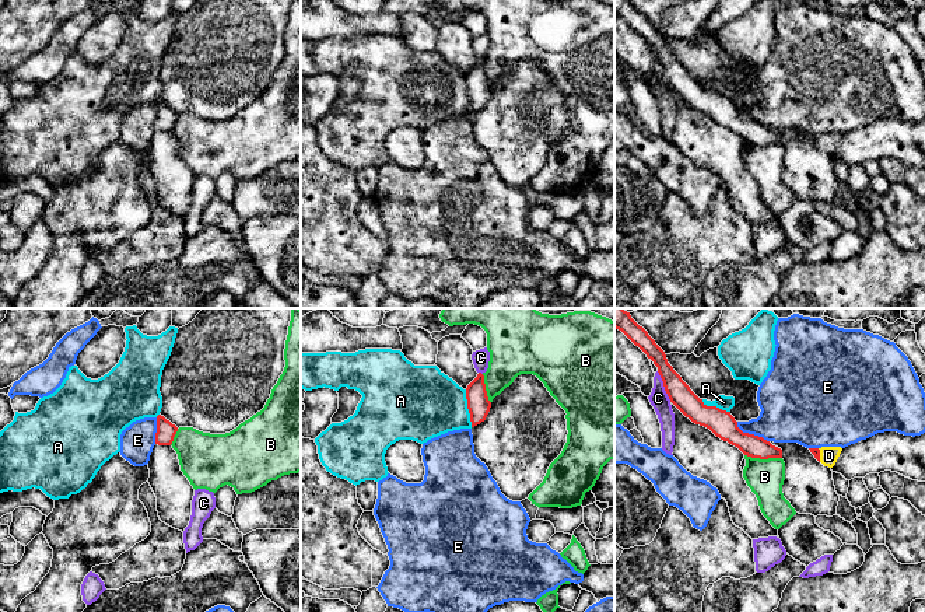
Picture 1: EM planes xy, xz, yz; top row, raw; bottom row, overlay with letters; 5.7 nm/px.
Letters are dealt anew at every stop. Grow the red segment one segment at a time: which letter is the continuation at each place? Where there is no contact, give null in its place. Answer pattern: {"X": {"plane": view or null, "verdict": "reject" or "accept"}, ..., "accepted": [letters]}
{"A": {"plane": "xz", "verdict": "reject"}, "B": {"plane": "yz", "verdict": "reject"}, "C": {"plane": "yz", "verdict": "reject"}, "D": {"plane": "yz", "verdict": "accept"}, "E": {"plane": "yz", "verdict": "reject"}, "accepted": ["D"]}

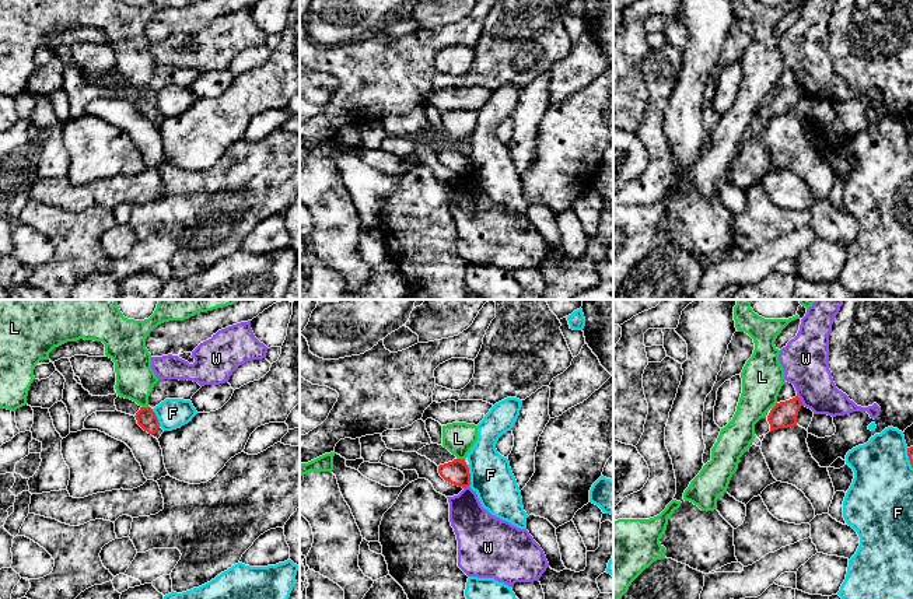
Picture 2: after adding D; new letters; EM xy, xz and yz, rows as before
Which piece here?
{"F": {"plane": "xz", "verdict": "reject"}, "L": {"plane": "xy", "verdict": "reject"}, "W": {"plane": "yz", "verdict": "reject"}, "accepted": []}

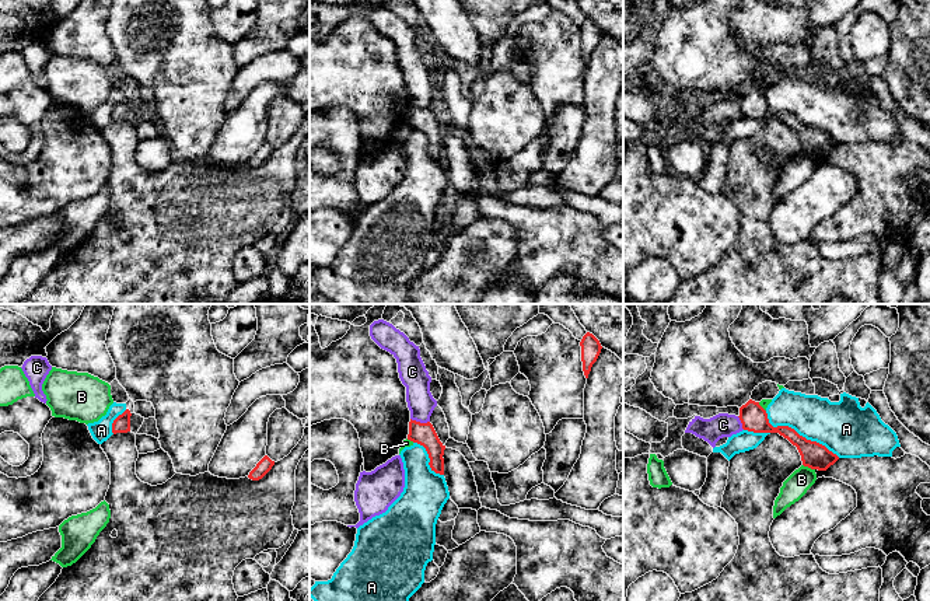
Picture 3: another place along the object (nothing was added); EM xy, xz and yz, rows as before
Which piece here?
{"A": {"plane": "yz", "verdict": "reject"}, "B": {"plane": "yz", "verdict": "reject"}, "C": {"plane": "xz", "verdict": "reject"}, "accepted": []}

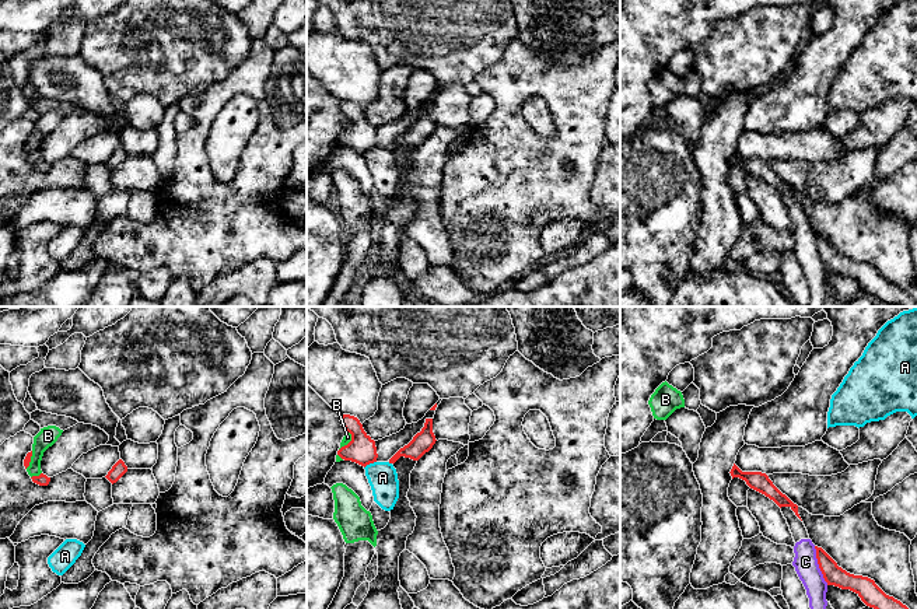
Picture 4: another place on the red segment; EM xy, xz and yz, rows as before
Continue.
{"A": {"plane": "xz", "verdict": "reject"}, "B": {"plane": "xy", "verdict": "reject"}, "C": {"plane": "yz", "verdict": "reject"}, "accepted": []}

